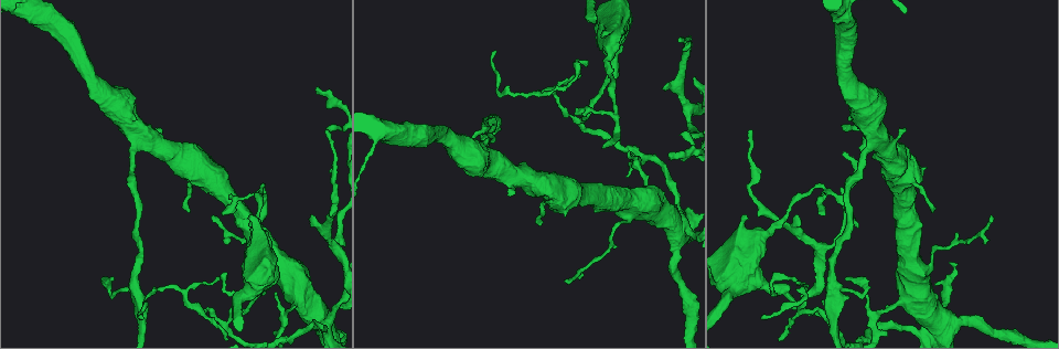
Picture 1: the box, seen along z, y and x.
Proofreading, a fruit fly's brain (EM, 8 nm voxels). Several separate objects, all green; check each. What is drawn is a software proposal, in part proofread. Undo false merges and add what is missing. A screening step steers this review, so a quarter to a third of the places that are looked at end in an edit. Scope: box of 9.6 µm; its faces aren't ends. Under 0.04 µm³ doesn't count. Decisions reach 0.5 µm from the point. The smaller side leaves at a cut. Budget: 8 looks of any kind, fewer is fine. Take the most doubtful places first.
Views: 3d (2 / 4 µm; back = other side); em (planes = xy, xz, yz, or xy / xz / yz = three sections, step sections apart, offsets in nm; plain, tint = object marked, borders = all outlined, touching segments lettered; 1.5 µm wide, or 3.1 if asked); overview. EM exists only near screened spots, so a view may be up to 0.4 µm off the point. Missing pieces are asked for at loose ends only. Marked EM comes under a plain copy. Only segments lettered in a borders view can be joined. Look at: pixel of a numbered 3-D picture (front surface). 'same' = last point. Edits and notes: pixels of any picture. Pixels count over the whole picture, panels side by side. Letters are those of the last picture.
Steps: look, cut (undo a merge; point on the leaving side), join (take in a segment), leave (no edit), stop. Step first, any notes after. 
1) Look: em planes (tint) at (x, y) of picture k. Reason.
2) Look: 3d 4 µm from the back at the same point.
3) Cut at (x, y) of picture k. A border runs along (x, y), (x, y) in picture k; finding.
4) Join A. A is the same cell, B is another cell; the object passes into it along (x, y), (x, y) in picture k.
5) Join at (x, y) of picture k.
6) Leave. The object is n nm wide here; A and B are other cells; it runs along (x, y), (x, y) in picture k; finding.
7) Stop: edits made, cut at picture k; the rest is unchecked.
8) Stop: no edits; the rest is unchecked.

Look: em planes (borders) at (222, 215) of picture 1. Thin end.

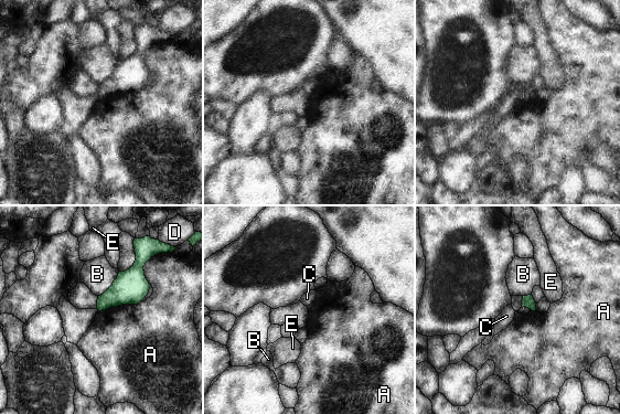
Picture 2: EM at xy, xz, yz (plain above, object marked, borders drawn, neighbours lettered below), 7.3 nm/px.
Leave. A, B, C, D and E are other cells; no lettered segment goes on from it.

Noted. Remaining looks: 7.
Look: em planes (borders) at (226, 321) of picture 1. Three-way junction.

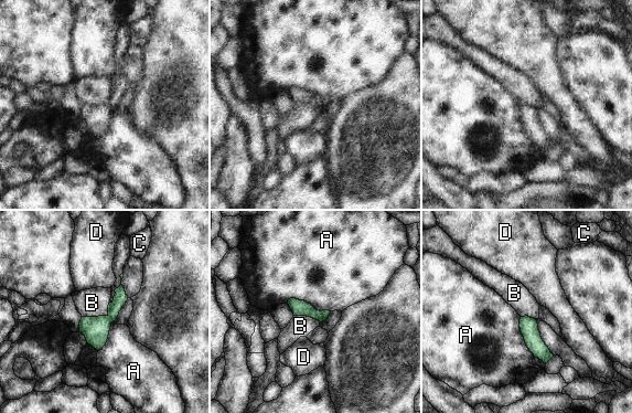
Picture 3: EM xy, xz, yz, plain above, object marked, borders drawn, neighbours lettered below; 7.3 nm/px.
Cut at (299, 307) of picture 3. A, B, C and D are other cells; a border runs along (321, 311), (319, 320) in picture 3; two neurons meet here.

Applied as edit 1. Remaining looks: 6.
Look: overview.

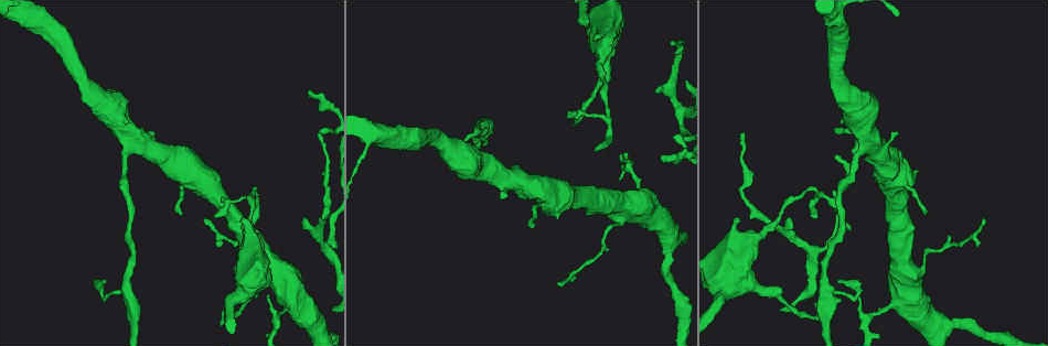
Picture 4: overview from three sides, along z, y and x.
Look: 3d 2 µm at (308, 91) of picture 4. Tapers out.

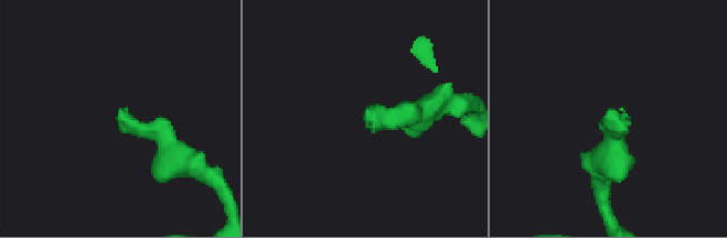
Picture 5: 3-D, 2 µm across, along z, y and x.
Look: em planes (borders) at (613, 120) of picture 5.

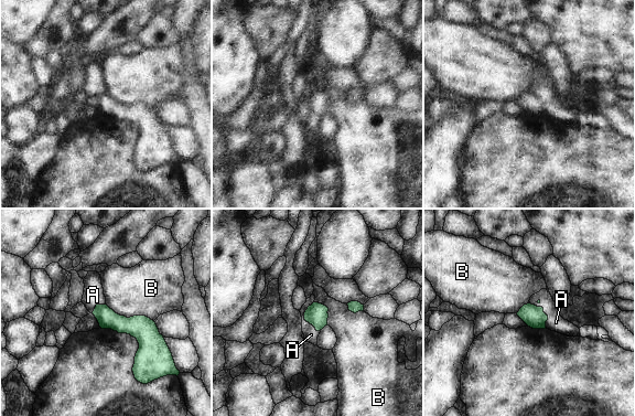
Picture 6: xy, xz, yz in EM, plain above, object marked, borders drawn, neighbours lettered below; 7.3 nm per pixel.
Leave. A and B are other cells; it runs along (98, 307), (160, 352) in picture 6; none of them fits.

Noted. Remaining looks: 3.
Stop: edits made, cut at picture 3; the rest is unchecked.

